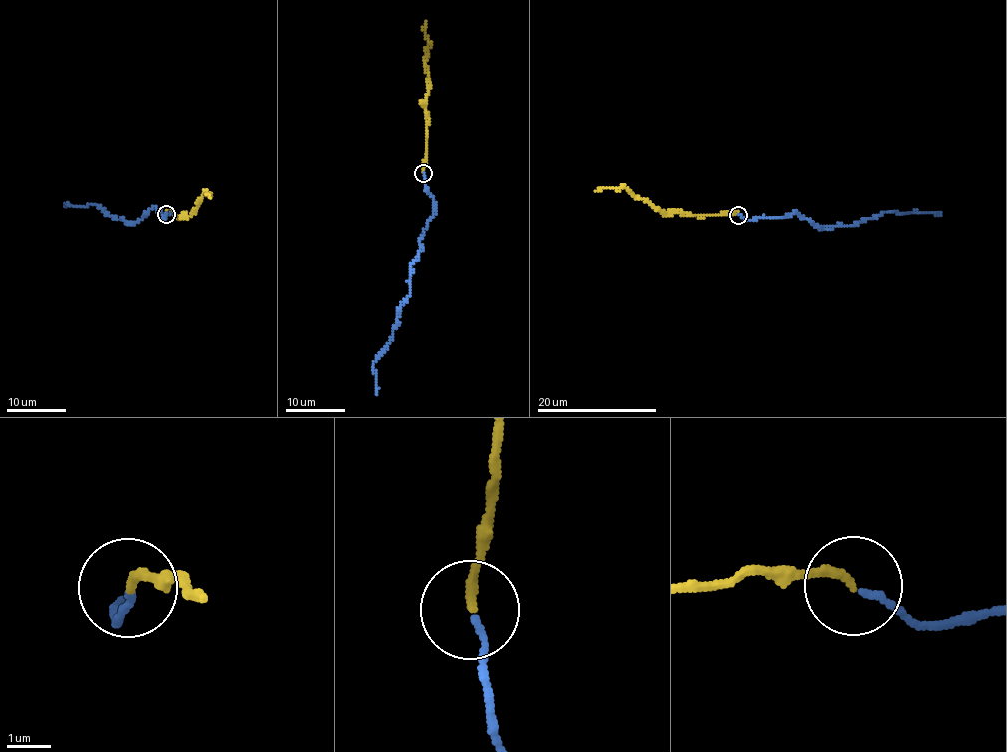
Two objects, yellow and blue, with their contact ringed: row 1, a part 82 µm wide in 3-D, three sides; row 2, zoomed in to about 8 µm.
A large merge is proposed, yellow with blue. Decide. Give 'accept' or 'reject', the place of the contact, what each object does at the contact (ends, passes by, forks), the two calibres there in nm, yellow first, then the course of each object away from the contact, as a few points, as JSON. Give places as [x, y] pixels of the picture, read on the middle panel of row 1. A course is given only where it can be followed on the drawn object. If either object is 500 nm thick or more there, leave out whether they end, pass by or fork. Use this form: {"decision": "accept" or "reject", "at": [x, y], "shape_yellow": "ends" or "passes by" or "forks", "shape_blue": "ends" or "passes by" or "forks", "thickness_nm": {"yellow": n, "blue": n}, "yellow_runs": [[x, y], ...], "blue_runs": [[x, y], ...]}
{"decision": "accept", "at": [423, 173], "shape_yellow": "ends", "shape_blue": "ends", "thickness_nm": {"yellow": 200, "blue": 140}, "yellow_runs": [[423, 173], [428, 122], [425, 61], [429, 38], [424, 31], [427, 22]], "blue_runs": [[423, 173], [435, 213], [419, 237], [409, 296], [399, 308], [391, 339], [372, 365], [377, 393]]}

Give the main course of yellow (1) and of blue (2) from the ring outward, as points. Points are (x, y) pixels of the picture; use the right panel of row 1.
1: (739, 215), (697, 217), (679, 212), (664, 214), (646, 201), (633, 197), (625, 188), (604, 187), (596, 192)
2: (739, 215), (746, 219), (781, 218), (795, 211), (823, 228), (853, 225), (892, 211), (940, 214)

